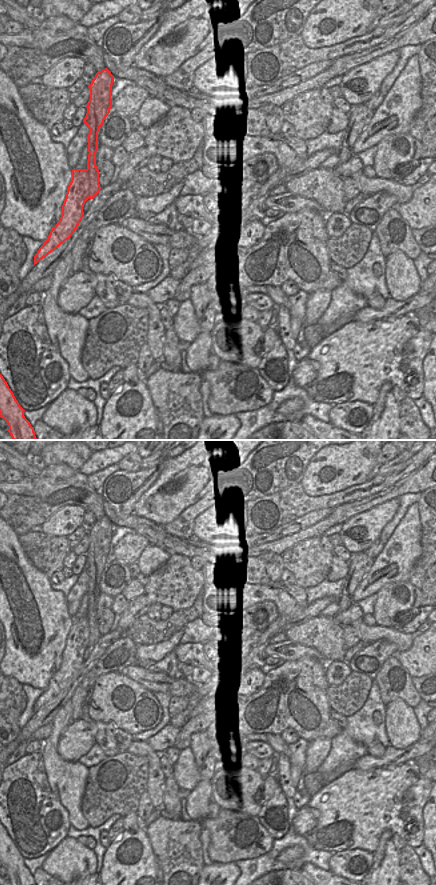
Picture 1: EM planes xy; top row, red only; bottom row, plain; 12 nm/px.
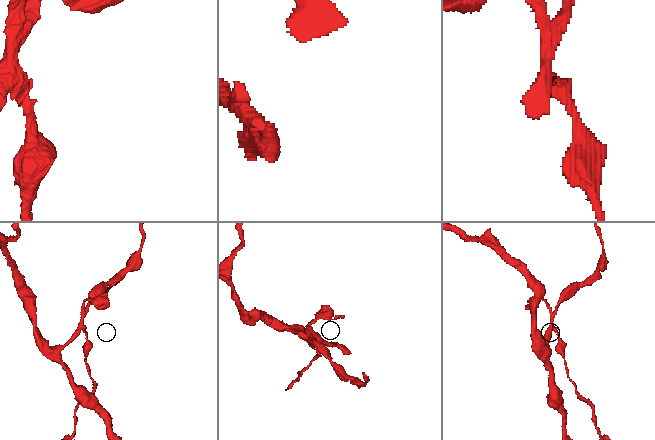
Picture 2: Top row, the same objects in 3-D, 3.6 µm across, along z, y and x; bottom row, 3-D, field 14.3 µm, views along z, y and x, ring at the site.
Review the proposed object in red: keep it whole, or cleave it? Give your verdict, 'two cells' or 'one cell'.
two cells

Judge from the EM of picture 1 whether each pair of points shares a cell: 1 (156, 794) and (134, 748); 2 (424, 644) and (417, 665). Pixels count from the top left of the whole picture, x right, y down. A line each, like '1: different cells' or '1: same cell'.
1: same cell
2: same cell

